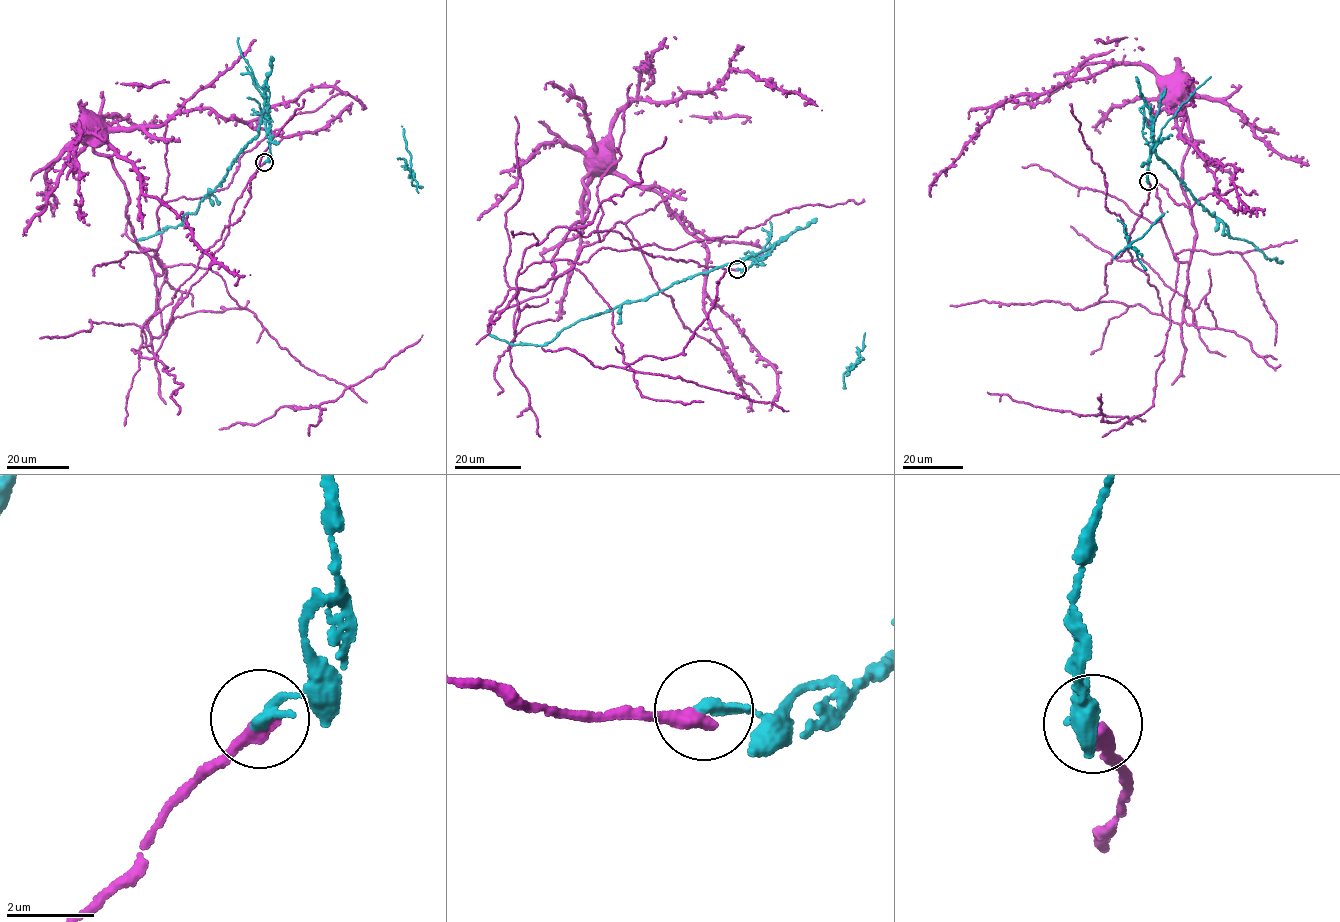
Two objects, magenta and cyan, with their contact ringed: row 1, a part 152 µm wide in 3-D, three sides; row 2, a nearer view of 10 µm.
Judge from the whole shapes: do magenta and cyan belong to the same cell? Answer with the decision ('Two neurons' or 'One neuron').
Two neurons

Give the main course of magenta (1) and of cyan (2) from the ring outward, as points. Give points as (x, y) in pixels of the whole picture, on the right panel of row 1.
1: (1148, 181), (1098, 303), (1139, 304), (1180, 323), (1197, 236), (1182, 189), (1191, 138), (1184, 105), (1161, 88)
2: (1148, 181), (1153, 124), (1154, 153), (1193, 199), (1227, 226), (1230, 236), (1249, 242), (1265, 256), (1283, 262)

